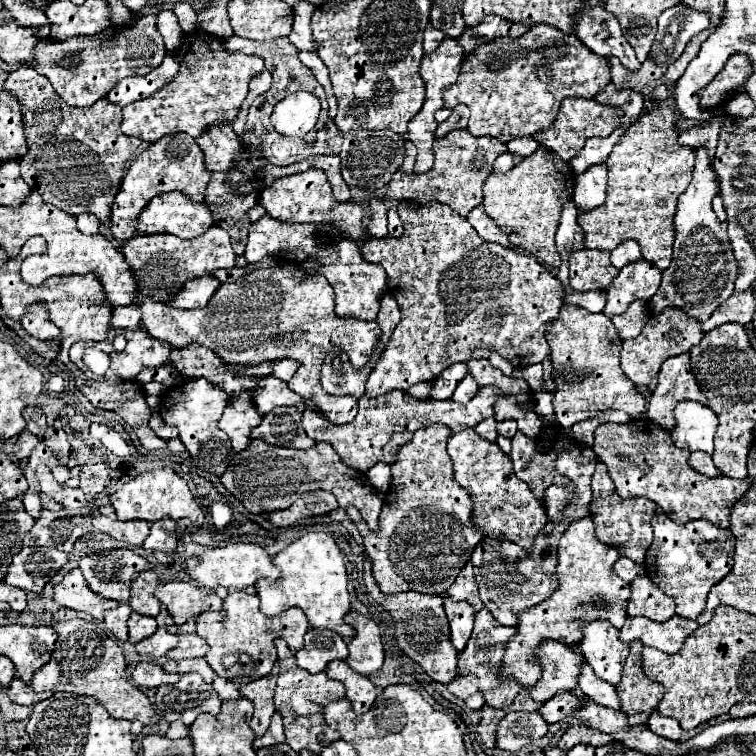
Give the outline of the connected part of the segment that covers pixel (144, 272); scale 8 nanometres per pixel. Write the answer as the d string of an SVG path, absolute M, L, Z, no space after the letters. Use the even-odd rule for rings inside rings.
M219 225L209 227L203 235L195 239L179 239L169 233L159 235L137 235L121 243L119 251L125 255L133 277L137 281L137 301L125 307L113 307L111 327L115 329L139 329L141 327L141 303L153 299L163 305L171 305L173 297L185 287L187 281L211 275L217 269L231 269L235 265L235 253L231 247L229 233Z

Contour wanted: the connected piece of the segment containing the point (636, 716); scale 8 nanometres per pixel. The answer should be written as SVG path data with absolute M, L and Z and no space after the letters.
M641 641L629 643L631 651L625 659L621 683L617 685L617 697L621 701L621 711L627 715L629 727L647 725L649 715L657 709L663 699L663 685L651 681L641 669Z

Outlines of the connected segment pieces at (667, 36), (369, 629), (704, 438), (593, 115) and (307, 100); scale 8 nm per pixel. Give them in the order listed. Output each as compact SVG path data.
M683 3L665 9L665 11L661 13L661 17L659 17L659 33L657 33L657 37L655 37L655 41L653 41L651 53L649 53L649 57L643 61L641 69L629 71L629 69L623 67L623 63L621 63L617 57L611 57L611 59L609 59L609 61L611 61L611 75L613 75L615 87L619 87L619 89L629 89L629 87L631 87L631 89L641 89L643 85L649 85L649 83L661 79L661 77L665 75L667 67L683 53L687 41L689 41L691 37L695 37L697 33L701 33L703 29L707 29L707 27L709 27L709 15L707 15L705 11L689 9L689 7L683 5Z
M349 611L345 615L345 623L349 623L355 629L355 637L347 643L347 665L361 675L375 673L383 665L383 645L377 623L363 617L357 611Z
M679 401L675 407L675 427L671 429L673 443L689 451L713 453L717 417L697 401Z
M567 97L559 109L559 117L555 119L555 125L551 129L545 129L543 133L535 133L533 137L557 153L563 161L571 161L585 145L589 137L607 137L615 127L619 125L619 111L607 105L601 105L593 99L581 99L581 97Z
M307 91L293 93L281 99L273 113L271 123L273 127L287 137L303 137L311 131L319 117L319 99Z

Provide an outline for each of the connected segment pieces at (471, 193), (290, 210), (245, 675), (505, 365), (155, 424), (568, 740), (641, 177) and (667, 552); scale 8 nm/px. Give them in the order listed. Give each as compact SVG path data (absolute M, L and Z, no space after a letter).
M453 129L435 141L433 151L435 163L429 173L395 171L393 179L385 185L383 201L417 201L421 205L427 201L439 201L465 217L473 207L481 203L481 185L493 171L493 161L497 155L507 151L507 145L499 143L495 137L473 137L469 129Z
M309 169L305 173L281 177L279 181L275 181L275 185L271 185L271 189L261 191L259 203L275 219L291 219L291 221L317 225L315 227L317 239L325 239L325 243L333 243L339 239L361 239L365 235L365 227L363 227L365 207L355 201L339 203L333 197L331 185L321 169Z
M245 591L231 593L227 603L227 609L221 613L205 611L197 617L197 635L209 645L205 659L219 677L235 683L251 683L271 673L277 661L277 651L273 645L275 637L283 637L291 651L299 651L303 647L303 635L309 629L309 621L303 617L301 609L291 607L275 617L267 617L259 609L259 597Z
M491 351L491 357L489 357L489 361L491 361L491 365L493 367L497 367L497 369L501 369L503 373L507 376L511 376L513 373L513 365L505 359L505 357L501 357L499 353L495 353L495 351Z
M153 413L153 417L149 419L149 425L151 425L151 429L155 431L155 435L157 435L157 437L161 437L161 439L177 437L177 429L175 429L173 425L167 425L167 423L161 419L161 415L159 415L159 413Z
M575 723L575 725L569 725L569 729L563 733L563 737L559 739L557 745L559 745L559 749L569 751L569 749L573 749L579 743L593 745L593 747L601 747L601 745L607 745L607 743L613 743L613 741L615 739L609 733L603 733L599 729L591 729L587 725Z
M655 107L643 113L621 135L611 155L603 161L609 171L607 201L597 209L577 215L579 227L585 233L585 247L611 251L621 241L635 239L647 261L659 269L667 269L671 263L677 199L687 189L695 163L695 151L677 143L675 125L675 109Z
M665 513L653 517L655 539L647 549L645 571L655 581L655 585L671 595L677 605L677 615L687 619L697 619L703 611L709 589L719 583L731 571L731 557L735 539L727 529L715 527L709 521L691 521L679 525L671 521Z

